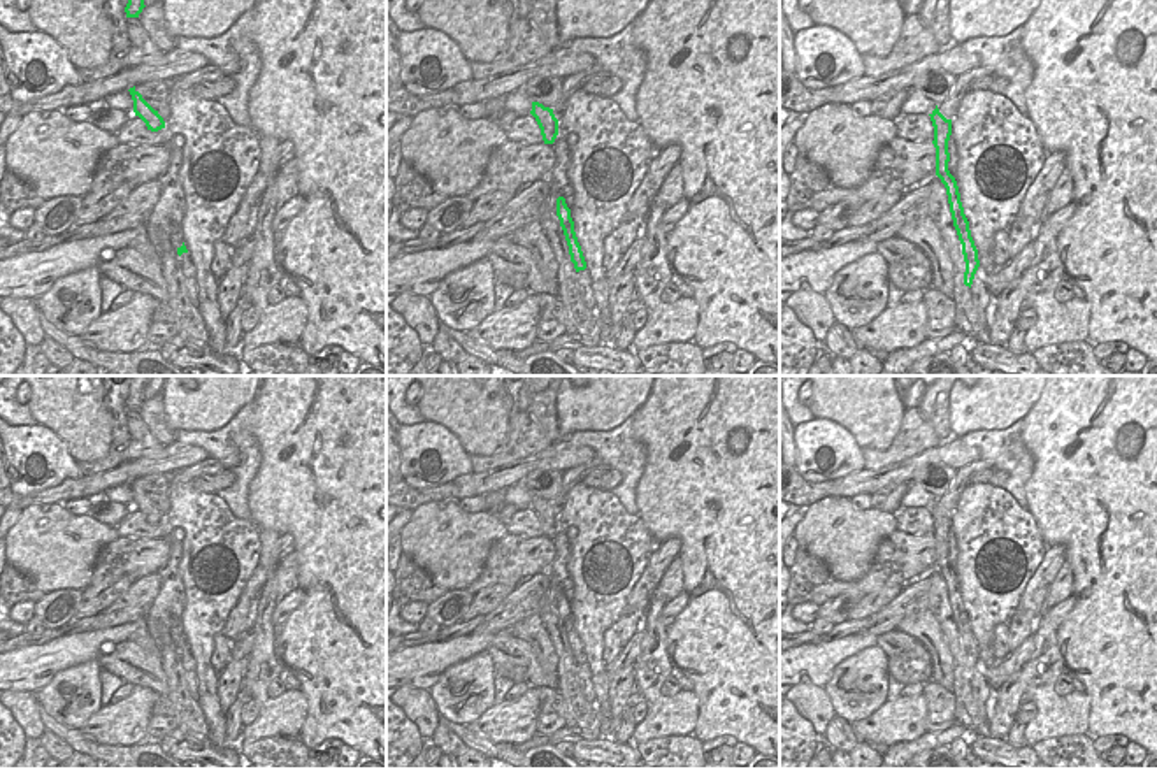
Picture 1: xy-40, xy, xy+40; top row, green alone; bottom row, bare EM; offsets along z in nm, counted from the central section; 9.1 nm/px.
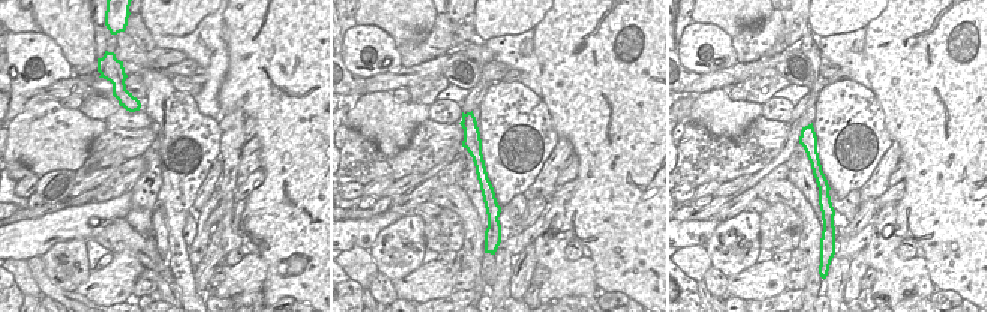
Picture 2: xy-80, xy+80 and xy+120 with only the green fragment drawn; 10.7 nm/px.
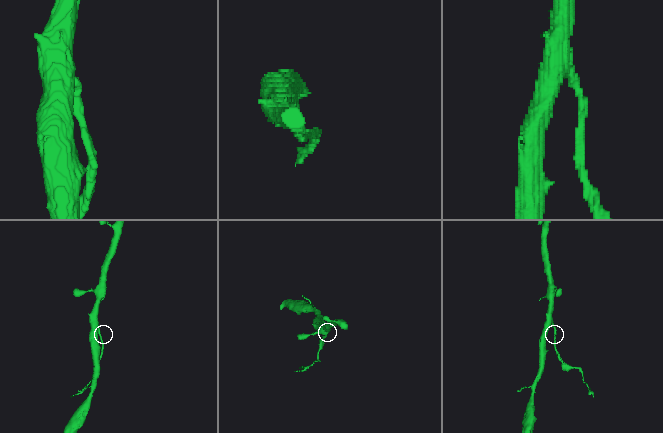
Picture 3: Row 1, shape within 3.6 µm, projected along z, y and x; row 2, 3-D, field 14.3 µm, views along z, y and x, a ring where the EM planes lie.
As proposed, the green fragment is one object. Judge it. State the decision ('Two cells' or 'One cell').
Two cells.

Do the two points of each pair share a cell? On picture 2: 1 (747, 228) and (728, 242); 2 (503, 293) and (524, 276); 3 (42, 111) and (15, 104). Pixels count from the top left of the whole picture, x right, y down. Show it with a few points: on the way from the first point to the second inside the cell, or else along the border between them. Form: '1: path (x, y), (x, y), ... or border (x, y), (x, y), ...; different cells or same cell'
1: path (740, 228), (732, 227), (726, 234); same cell
2: border (515, 258), (509, 296); different cells
3: border (32, 95), (15, 117); different cells

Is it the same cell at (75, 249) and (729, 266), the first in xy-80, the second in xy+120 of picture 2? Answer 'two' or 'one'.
one

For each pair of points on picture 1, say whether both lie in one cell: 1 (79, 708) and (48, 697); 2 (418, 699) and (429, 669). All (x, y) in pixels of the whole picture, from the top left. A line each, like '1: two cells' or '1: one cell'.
1: one cell
2: two cells

